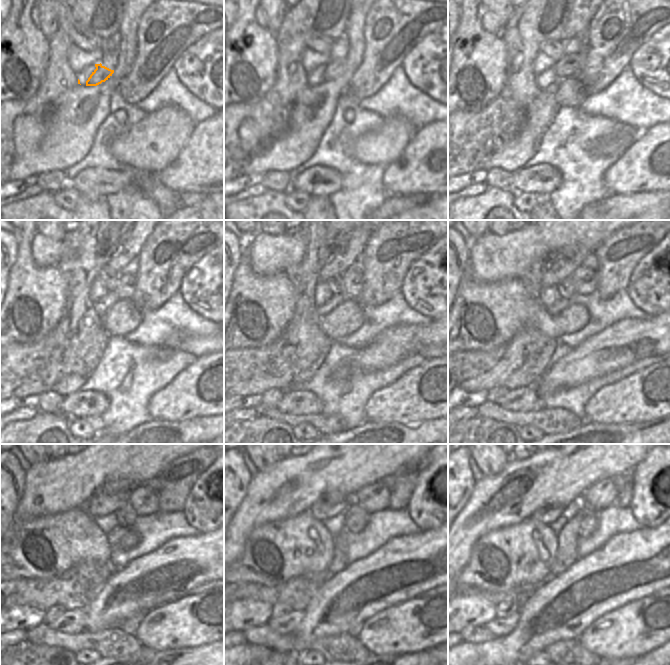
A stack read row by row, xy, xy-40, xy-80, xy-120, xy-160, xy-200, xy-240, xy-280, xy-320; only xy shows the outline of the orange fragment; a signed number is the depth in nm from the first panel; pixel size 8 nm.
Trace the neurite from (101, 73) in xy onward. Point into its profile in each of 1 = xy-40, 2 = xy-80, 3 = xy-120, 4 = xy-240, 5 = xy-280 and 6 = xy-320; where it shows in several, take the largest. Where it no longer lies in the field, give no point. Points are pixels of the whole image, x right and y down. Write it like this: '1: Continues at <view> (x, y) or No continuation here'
1: Continues at xy-40 (335, 68)
2: Continues at xy-80 (569, 65)
3: Continues at xy-120 (126, 286)
4: Continues at xy-240 (144, 499)
5: Continues at xy-280 (375, 497)
6: Continues at xy-320 (601, 495).

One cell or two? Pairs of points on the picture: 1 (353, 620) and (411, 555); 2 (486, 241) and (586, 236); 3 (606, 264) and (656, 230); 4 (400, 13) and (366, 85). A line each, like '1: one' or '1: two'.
1: one
2: one
3: one
4: one

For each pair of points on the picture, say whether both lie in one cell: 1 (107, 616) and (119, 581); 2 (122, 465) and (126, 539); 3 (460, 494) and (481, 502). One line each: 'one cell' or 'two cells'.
1: one cell
2: two cells
3: two cells

